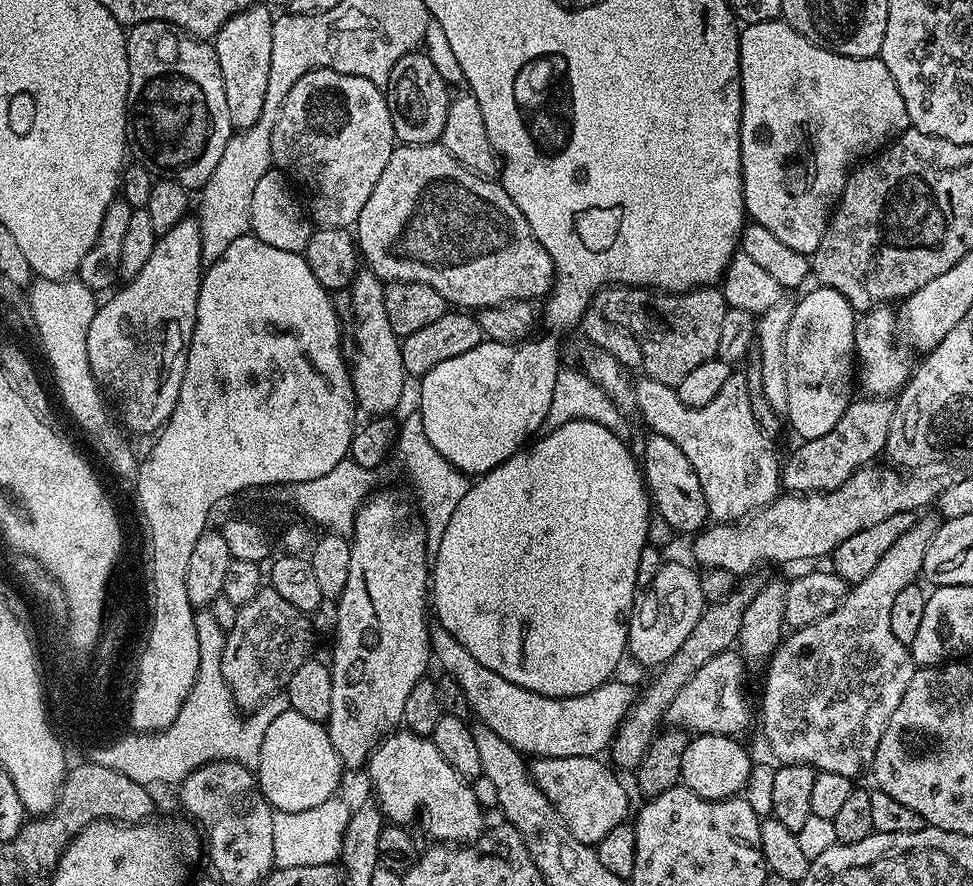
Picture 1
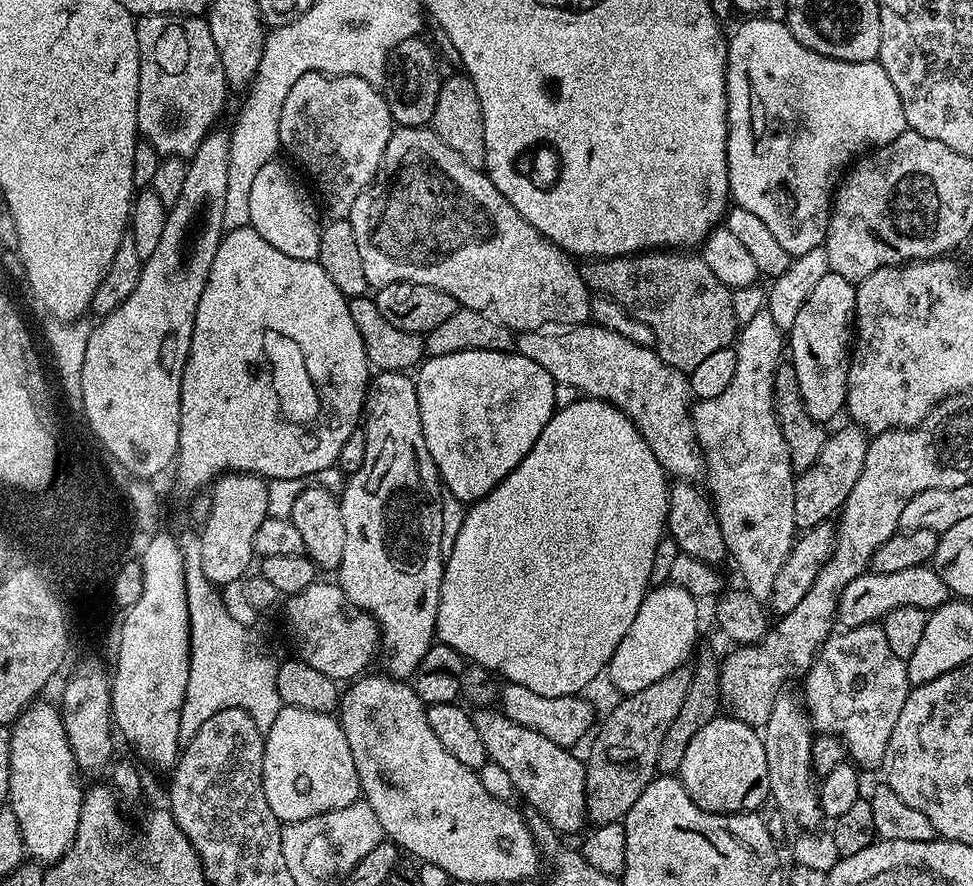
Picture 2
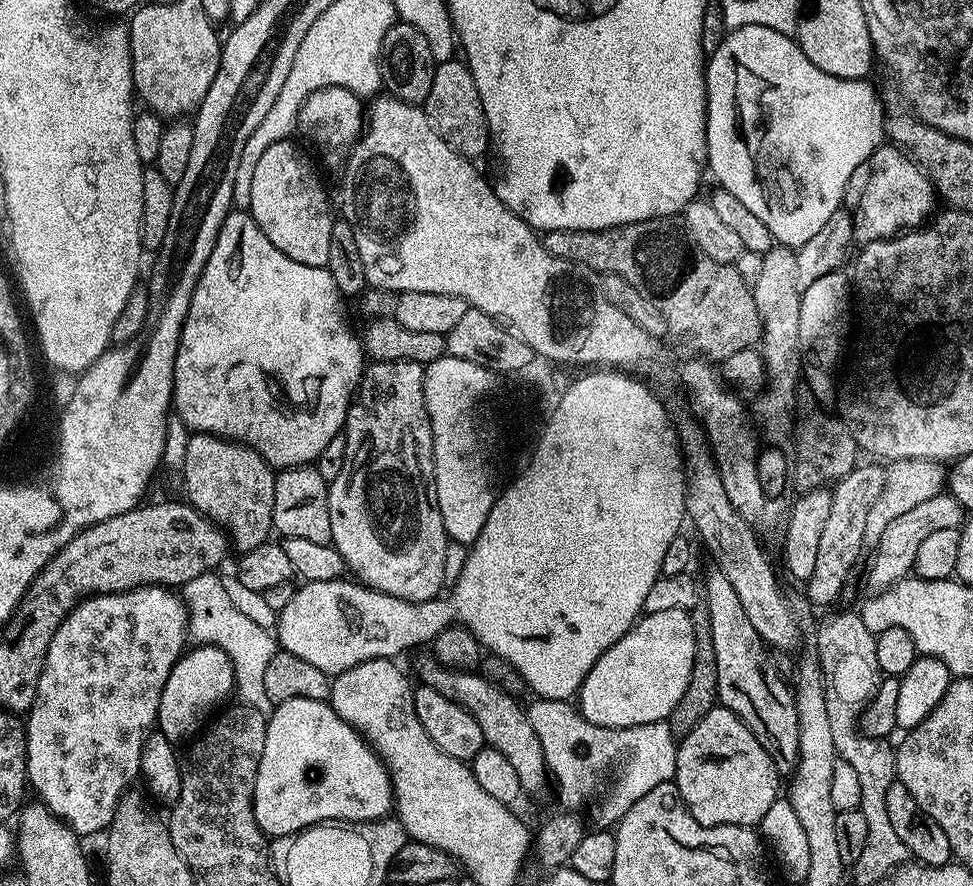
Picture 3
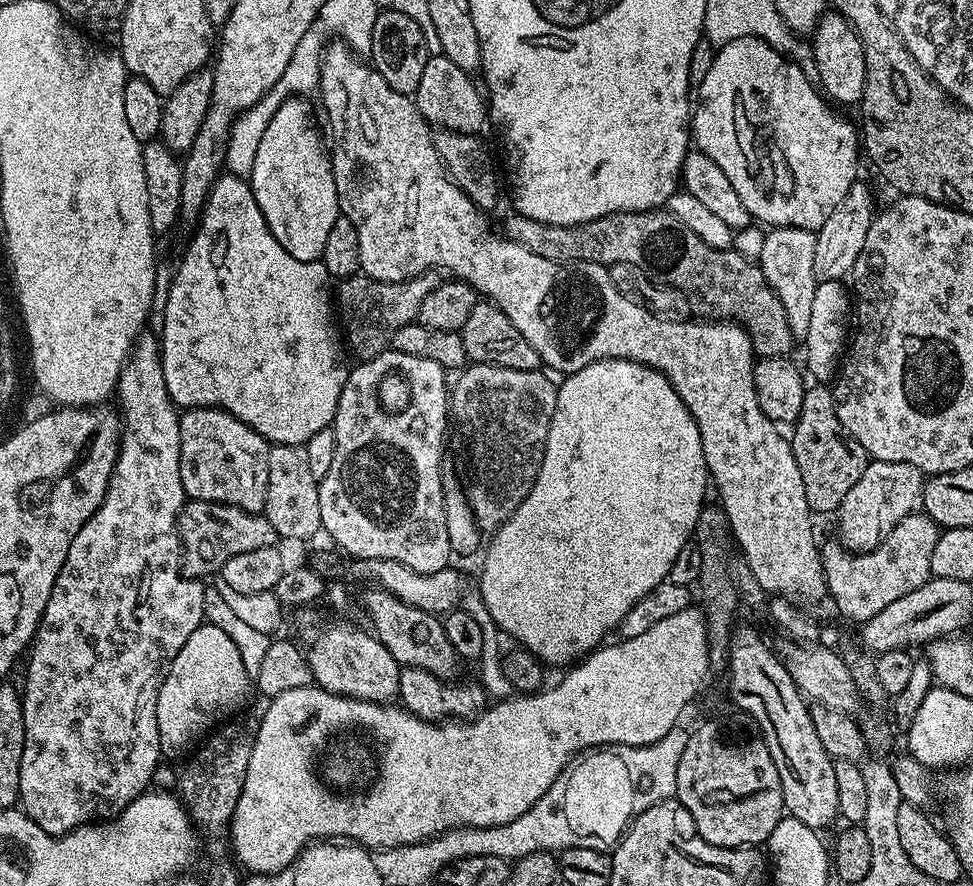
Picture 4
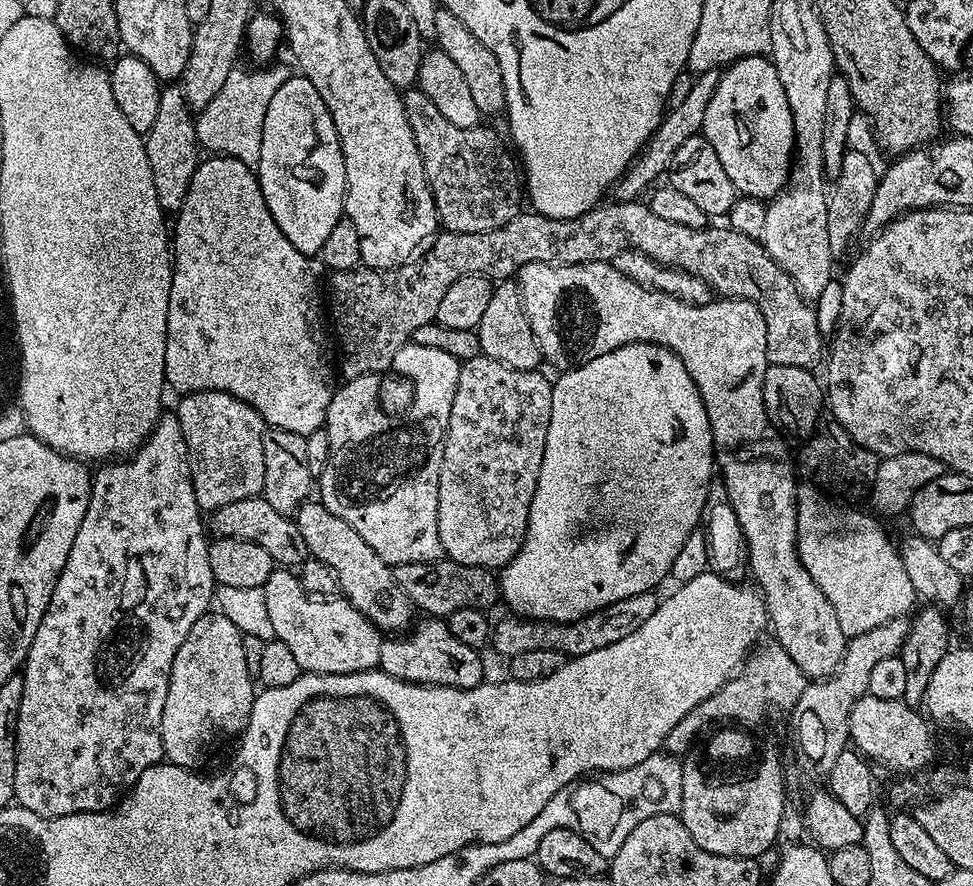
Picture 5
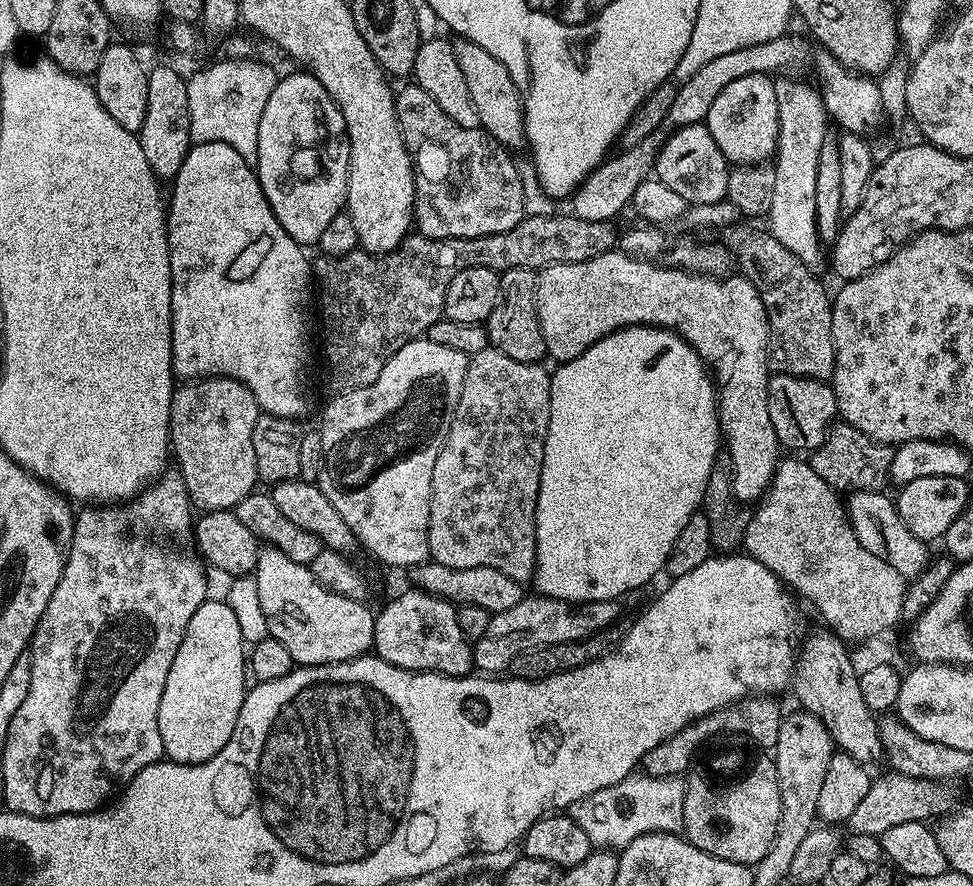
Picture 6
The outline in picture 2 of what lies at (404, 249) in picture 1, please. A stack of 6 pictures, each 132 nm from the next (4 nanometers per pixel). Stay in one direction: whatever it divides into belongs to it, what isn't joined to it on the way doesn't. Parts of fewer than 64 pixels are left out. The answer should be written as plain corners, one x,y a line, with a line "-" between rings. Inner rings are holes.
397,127
393,131
390,142
386,142
386,154
378,183
356,199
346,219
352,223
354,242
358,242
358,255
362,257
362,266
369,289
379,290
398,282
434,286
438,290
446,290
446,294
454,297
459,307
491,316
493,320
498,321
505,328
511,328
516,334
544,330
549,326
582,324
591,317
592,301
588,287
580,277
577,261
562,251
555,242
545,238
534,226
530,226
530,222
526,222
526,218
522,218
522,214
518,214
518,210
514,210
514,206
506,202
506,198
500,193
498,186
494,186
487,172
474,166
466,166
466,162
462,162
462,158
458,158
458,154
454,154
454,150
450,150
450,146
446,146
446,142
442,142
442,138
438,138
438,134
433,132
431,127

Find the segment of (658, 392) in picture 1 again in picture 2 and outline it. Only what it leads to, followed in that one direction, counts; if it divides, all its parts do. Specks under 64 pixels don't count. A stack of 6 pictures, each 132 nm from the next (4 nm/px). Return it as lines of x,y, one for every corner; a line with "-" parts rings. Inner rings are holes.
765,310
742,325
734,347
736,365
730,386
718,398
696,400
690,411
696,443
704,453
707,491
722,530
724,547
731,550
731,559
733,556
744,560
740,564
743,587
764,602
771,597
774,578
778,578
778,570
782,570
788,557
787,547
772,547
783,540
795,541
798,536
794,514
796,476
772,405
774,370
782,363
780,351
785,351
786,340
-
743,544
752,548
740,548
-
759,544
764,548
756,548
-
732,548
736,549
732,552

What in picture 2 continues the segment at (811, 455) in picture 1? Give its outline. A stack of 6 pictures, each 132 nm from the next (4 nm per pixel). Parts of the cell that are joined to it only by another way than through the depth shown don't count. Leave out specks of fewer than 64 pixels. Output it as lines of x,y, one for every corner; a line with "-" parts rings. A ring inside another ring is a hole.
848,422
845,425
845,428
838,429
836,433
833,431
829,435
814,464
796,476
794,514
797,529
807,530
835,517
844,507
850,490
854,490
854,482
858,482
858,474
862,474
870,439
869,433
854,423

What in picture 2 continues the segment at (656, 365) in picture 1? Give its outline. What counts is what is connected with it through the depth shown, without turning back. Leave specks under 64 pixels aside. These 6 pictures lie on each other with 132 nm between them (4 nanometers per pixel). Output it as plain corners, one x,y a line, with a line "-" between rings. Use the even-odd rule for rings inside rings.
645,250
626,256
588,258
579,265
580,277
589,293
609,296
622,310
626,310
638,322
646,322
654,330
654,351
672,368
691,374
694,366
699,366
714,350
729,347
738,335
738,325
734,318
732,289
728,288
706,266
703,255
689,254
684,250

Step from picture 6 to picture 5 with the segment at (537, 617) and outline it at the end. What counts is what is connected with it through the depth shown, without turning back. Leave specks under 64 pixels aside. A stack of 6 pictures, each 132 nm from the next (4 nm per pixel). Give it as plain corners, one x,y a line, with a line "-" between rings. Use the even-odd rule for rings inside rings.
655,591
634,594
634,598
622,598
622,602
614,602
594,614
584,616
573,624
549,624
535,622
523,618
495,621
490,632
490,648
493,648
503,658
511,658
518,654
526,654
530,650
552,648
561,654
575,658
582,654
590,654
594,650
602,650
606,646
614,646
614,642
622,642
626,634
634,634
654,610
658,610
661,597

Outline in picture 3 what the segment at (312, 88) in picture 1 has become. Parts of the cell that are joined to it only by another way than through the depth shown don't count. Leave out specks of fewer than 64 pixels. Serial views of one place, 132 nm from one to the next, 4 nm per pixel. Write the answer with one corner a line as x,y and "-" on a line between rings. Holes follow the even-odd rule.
329,84
308,93
300,103
296,114
296,127
299,135
304,135
316,147
316,152
336,168
360,143
360,137
366,128
366,104
356,93
340,84

